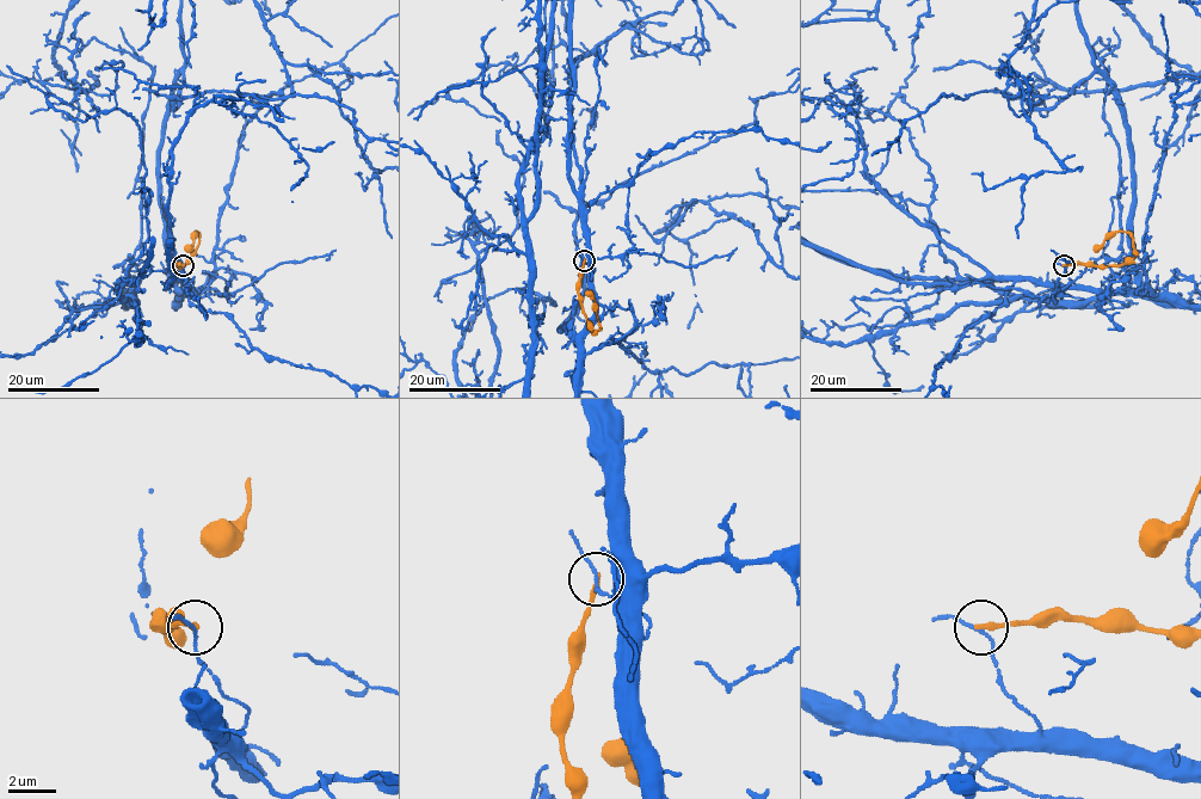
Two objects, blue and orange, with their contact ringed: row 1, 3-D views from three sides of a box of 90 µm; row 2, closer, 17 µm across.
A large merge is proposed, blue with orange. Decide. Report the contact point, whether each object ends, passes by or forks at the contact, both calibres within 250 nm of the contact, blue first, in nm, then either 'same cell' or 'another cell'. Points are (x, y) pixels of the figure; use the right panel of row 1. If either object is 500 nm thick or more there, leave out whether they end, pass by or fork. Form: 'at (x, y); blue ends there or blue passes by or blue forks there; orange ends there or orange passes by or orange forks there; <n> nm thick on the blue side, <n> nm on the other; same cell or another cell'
at (1064, 265); blue passes by; orange ends there; 110 nm thick on the blue side, 240 nm on the other; another cell

